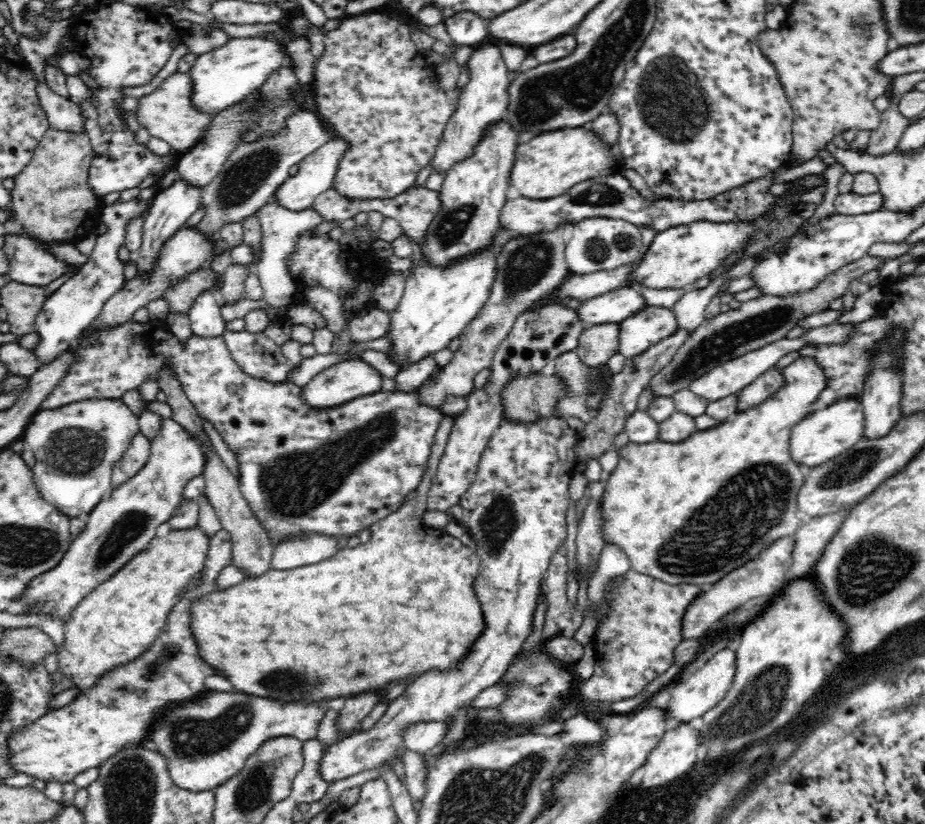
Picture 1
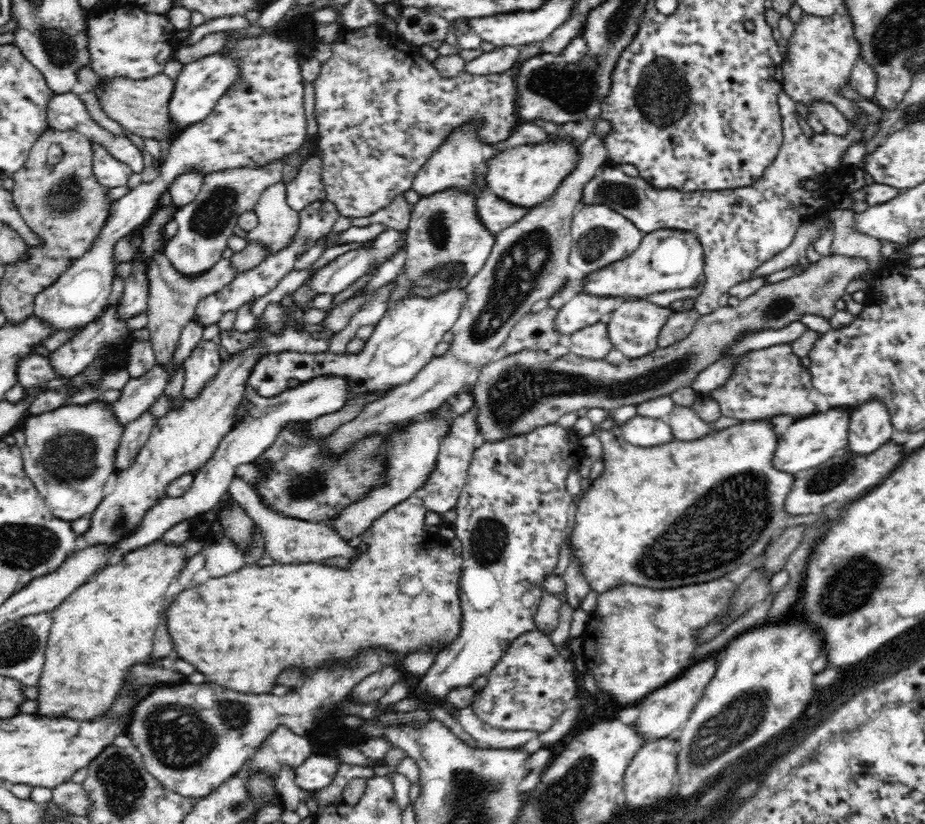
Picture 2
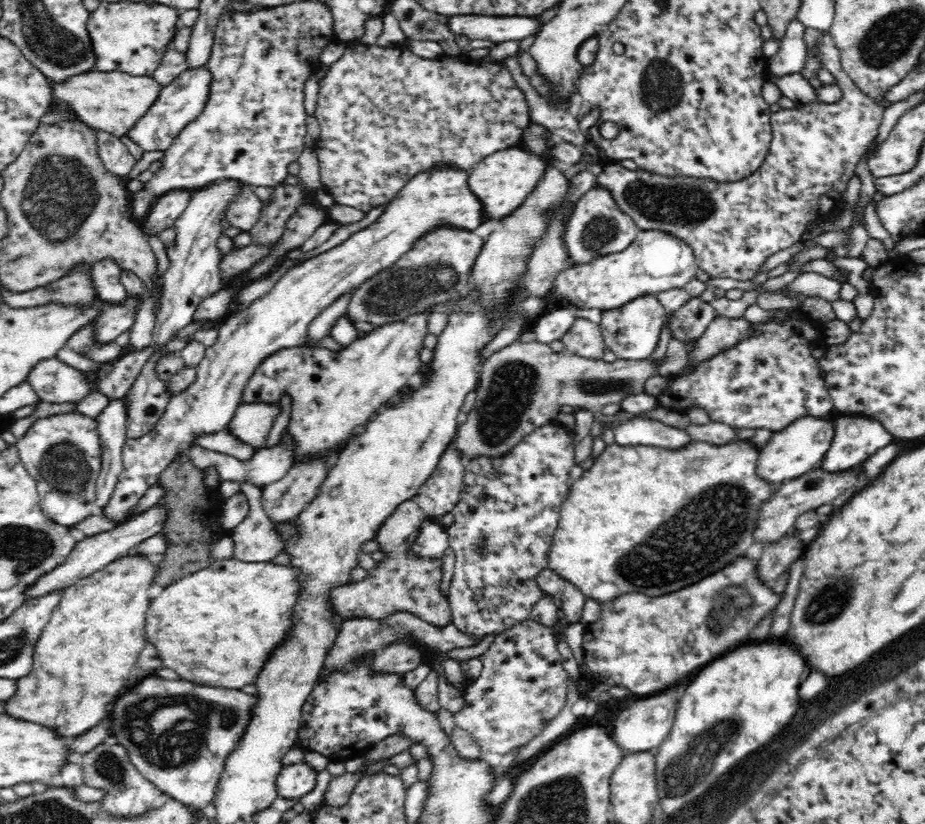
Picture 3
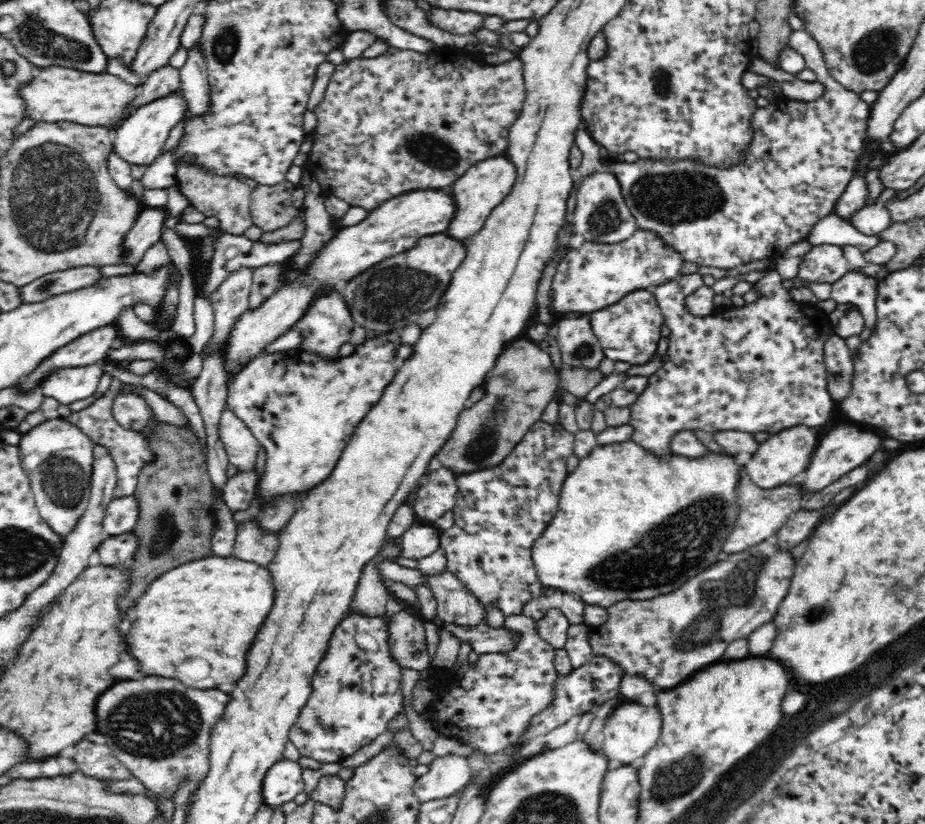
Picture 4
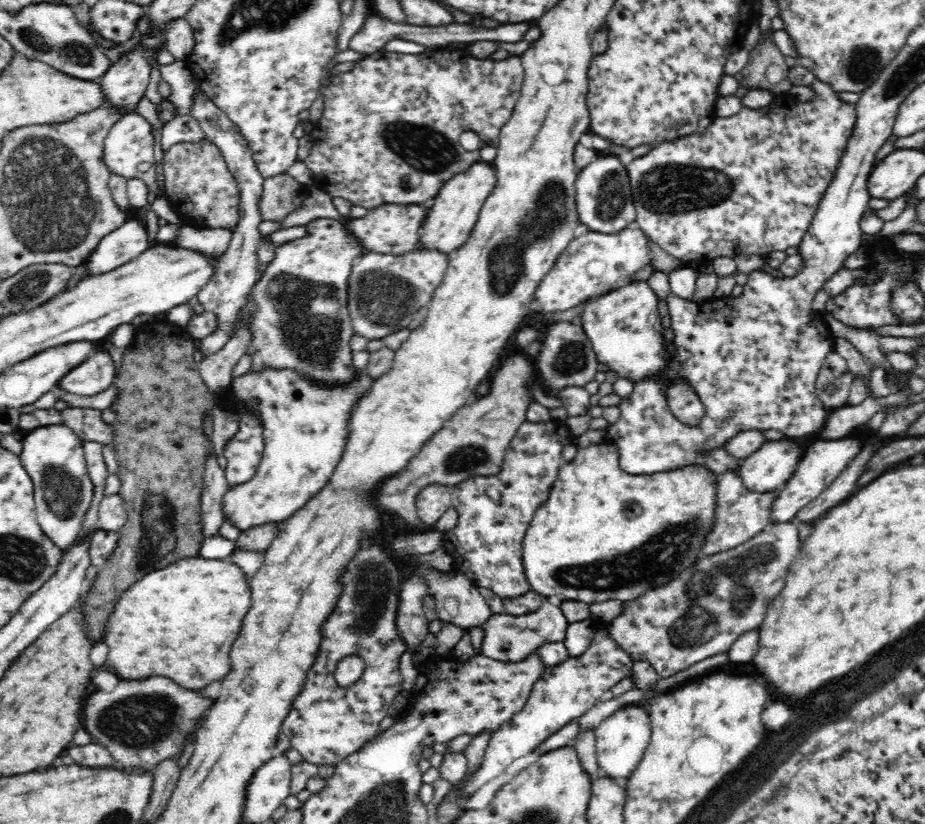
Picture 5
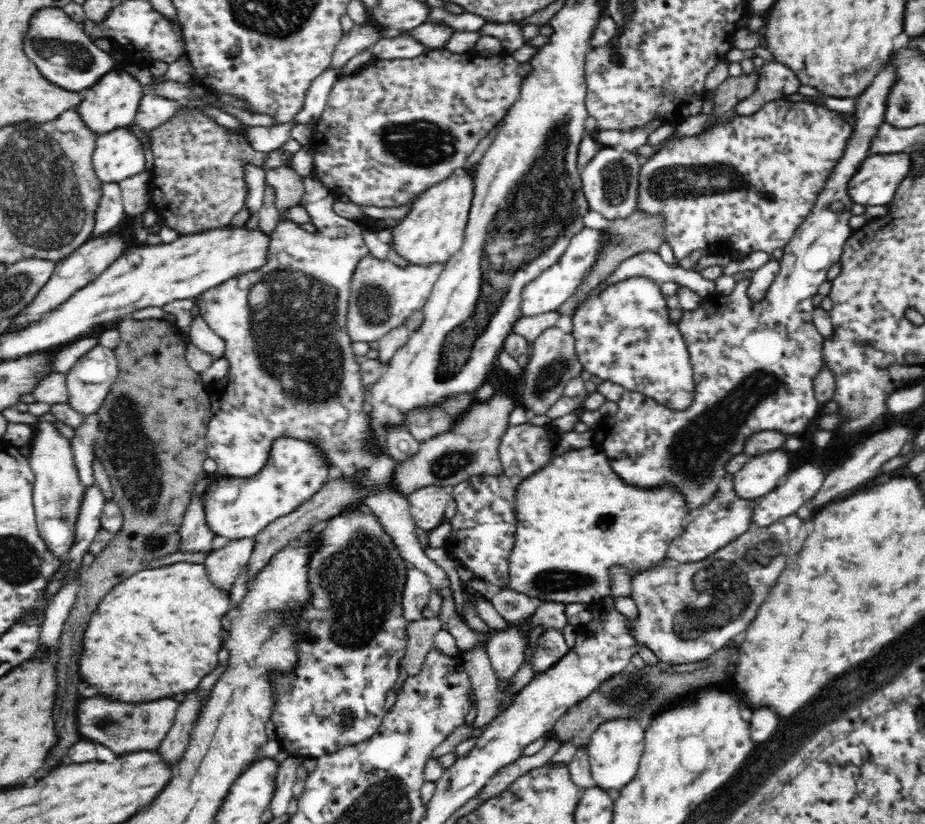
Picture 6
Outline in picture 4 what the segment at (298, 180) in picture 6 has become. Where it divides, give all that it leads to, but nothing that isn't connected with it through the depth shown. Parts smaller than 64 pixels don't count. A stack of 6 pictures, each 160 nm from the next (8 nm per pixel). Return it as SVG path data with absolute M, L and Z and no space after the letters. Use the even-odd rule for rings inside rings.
M288 179L274 186L258 185L250 203L253 223L262 232L284 228L303 212L302 191L299 184Z

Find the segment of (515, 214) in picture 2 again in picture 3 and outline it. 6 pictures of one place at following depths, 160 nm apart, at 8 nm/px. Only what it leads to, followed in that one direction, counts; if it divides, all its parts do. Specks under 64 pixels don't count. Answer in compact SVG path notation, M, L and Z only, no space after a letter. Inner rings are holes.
M445 162L434 164L428 170L418 172L416 176L410 178L400 192L395 194L386 211L375 222L356 232L356 234L352 234L340 246L336 246L336 248L332 248L332 250L328 250L328 252L288 270L266 296L256 300L242 314L232 312L223 319L217 327L218 340L213 346L206 349L205 357L198 366L195 382L186 390L183 390L180 395L169 398L164 414L148 434L137 439L126 439L122 451L123 471L118 477L110 500L106 502L106 506L103 506L100 513L116 523L116 526L126 522L134 514L133 508L140 502L144 493L151 486L158 484L161 474L175 461L178 455L188 455L189 450L194 445L198 445L195 444L198 437L226 429L235 415L236 409L242 404L241 398L246 384L255 374L255 371L262 366L266 357L285 348L318 347L332 351L343 348L330 335L324 336L316 342L311 342L308 329L312 320L338 298L347 294L346 292L354 291L366 280L376 276L378 272L393 266L400 257L412 249L418 239L427 234L428 230L432 230L436 226L449 224L450 226L456 226L458 229L474 231L488 221L485 220L483 202L480 202L478 196L470 190L469 173L470 170L457 168L457 166L451 166L451 164L445 164Z

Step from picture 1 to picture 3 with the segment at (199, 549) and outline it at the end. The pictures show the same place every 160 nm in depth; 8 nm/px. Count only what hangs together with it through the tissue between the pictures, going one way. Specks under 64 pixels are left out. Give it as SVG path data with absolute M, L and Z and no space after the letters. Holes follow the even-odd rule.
M128 554L126 556L120 556L114 562L103 566L100 570L93 572L90 576L78 579L72 586L65 588L60 596L60 604L52 611L50 620L46 623L46 626L41 632L38 642L34 647L33 665L28 676L17 678L17 691L16 694L7 700L5 714L8 714L14 718L20 718L20 720L26 720L27 722L34 722L38 725L46 726L52 731L56 731L58 735L62 735L65 738L74 738L81 736L84 732L91 730L94 726L97 726L103 719L106 719L110 710L113 708L112 702L116 702L116 698L119 698L122 688L124 688L124 682L130 678L130 670L132 666L136 664L140 652L146 648L146 610L150 606L150 598L148 598L148 589L154 584L155 576L158 574L160 563L152 562L147 556L143 554Z

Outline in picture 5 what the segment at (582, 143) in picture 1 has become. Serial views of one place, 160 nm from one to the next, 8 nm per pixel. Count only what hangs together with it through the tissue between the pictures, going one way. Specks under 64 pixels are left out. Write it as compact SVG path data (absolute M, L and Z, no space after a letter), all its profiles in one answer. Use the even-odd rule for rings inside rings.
M480 160L468 170L455 174L446 181L433 200L429 215L422 223L422 238L419 238L418 247L435 249L449 255L451 251L463 246L472 233L484 201L490 196L498 182L497 176L491 162Z

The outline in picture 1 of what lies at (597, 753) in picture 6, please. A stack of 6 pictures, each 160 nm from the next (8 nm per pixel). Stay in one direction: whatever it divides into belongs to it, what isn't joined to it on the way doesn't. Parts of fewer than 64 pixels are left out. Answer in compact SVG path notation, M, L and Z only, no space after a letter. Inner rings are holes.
M726 648L714 654L712 659L702 668L696 670L686 682L673 683L674 689L670 694L665 710L668 716L674 716L680 723L690 723L690 720L704 717L727 694L733 685L737 673L737 654L735 648Z

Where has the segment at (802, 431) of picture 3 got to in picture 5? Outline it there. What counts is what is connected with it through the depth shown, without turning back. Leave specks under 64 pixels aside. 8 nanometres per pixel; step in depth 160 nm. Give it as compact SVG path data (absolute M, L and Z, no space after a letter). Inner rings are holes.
M790 437L766 441L760 450L740 461L739 475L748 490L766 493L779 491L793 474L802 450Z

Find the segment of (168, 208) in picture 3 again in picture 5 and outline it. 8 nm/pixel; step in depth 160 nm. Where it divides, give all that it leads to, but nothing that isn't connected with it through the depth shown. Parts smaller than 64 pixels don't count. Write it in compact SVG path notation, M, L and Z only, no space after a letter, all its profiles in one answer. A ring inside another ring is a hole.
M128 219L120 228L102 238L96 252L88 257L88 275L105 274L132 262L151 247L145 221Z

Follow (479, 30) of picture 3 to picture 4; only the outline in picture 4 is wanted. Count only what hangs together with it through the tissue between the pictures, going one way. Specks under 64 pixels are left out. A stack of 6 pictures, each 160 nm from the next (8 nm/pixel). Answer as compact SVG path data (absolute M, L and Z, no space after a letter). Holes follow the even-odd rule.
M432 7L428 18L434 26L452 32L452 34L474 34L484 26L484 15L474 12L458 12L458 10L442 10Z

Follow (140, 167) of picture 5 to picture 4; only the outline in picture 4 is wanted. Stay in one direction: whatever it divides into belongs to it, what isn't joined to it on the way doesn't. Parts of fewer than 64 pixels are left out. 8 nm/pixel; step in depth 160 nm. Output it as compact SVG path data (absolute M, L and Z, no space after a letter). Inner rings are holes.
M174 91L135 109L116 128L115 154L132 164L150 166L160 154L160 148L169 137L170 131L182 120L190 116L189 104L183 92Z

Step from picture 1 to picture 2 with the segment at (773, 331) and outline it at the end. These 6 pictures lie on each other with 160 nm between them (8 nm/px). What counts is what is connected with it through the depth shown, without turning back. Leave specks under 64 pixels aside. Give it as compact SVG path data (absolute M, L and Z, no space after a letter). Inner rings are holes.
M838 255L822 256L802 274L781 282L762 285L739 306L718 308L712 314L698 317L692 332L682 340L633 361L624 360L618 366L602 360L592 360L568 353L553 358L548 351L524 349L500 360L488 361L470 392L479 408L479 432L485 442L526 434L535 428L554 424L568 412L580 408L603 408L610 411L628 404L643 402L690 387L708 366L729 356L729 350L748 333L780 330L803 315L830 318L836 312L836 302L846 293L848 283L868 272L865 258Z

